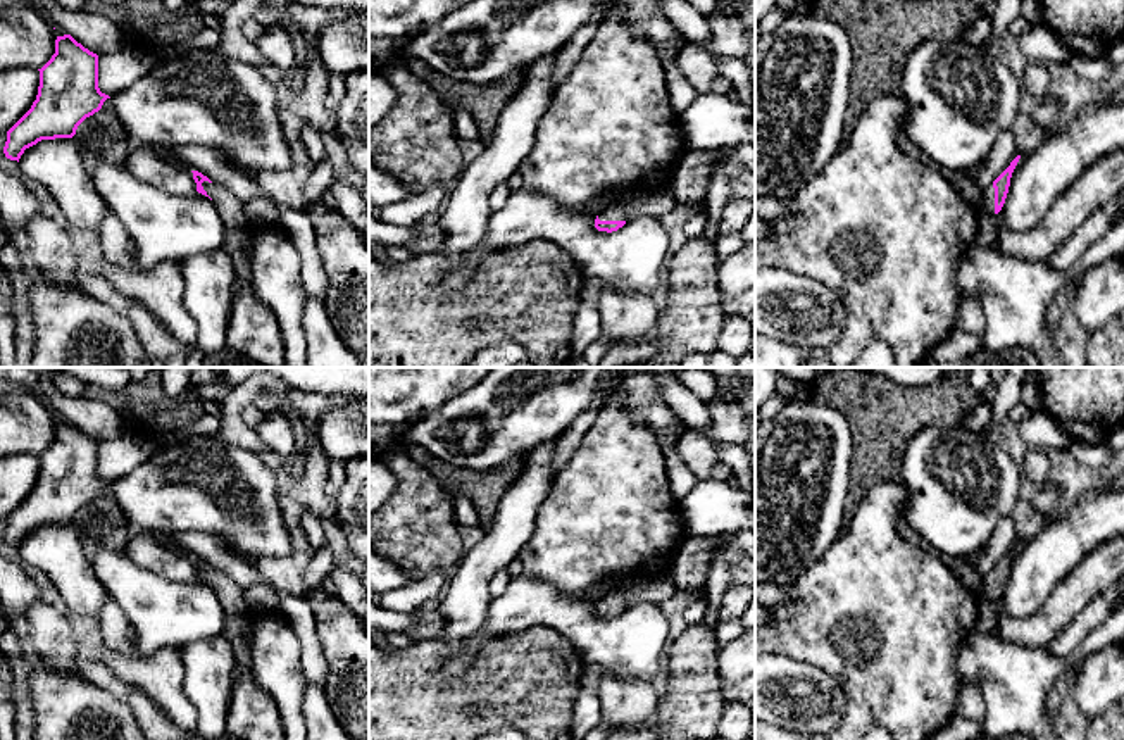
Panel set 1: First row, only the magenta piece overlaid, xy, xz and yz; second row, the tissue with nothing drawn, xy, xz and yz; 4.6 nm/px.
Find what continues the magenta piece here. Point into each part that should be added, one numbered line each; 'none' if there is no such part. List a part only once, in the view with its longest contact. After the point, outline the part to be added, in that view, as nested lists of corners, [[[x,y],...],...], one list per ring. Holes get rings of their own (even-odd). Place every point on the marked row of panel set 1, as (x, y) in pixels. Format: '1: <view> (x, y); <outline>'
1: xz (612, 213); [[[617,204],[609,205],[607,209],[598,212],[600,221],[626,221],[624,212],[619,209]]]

